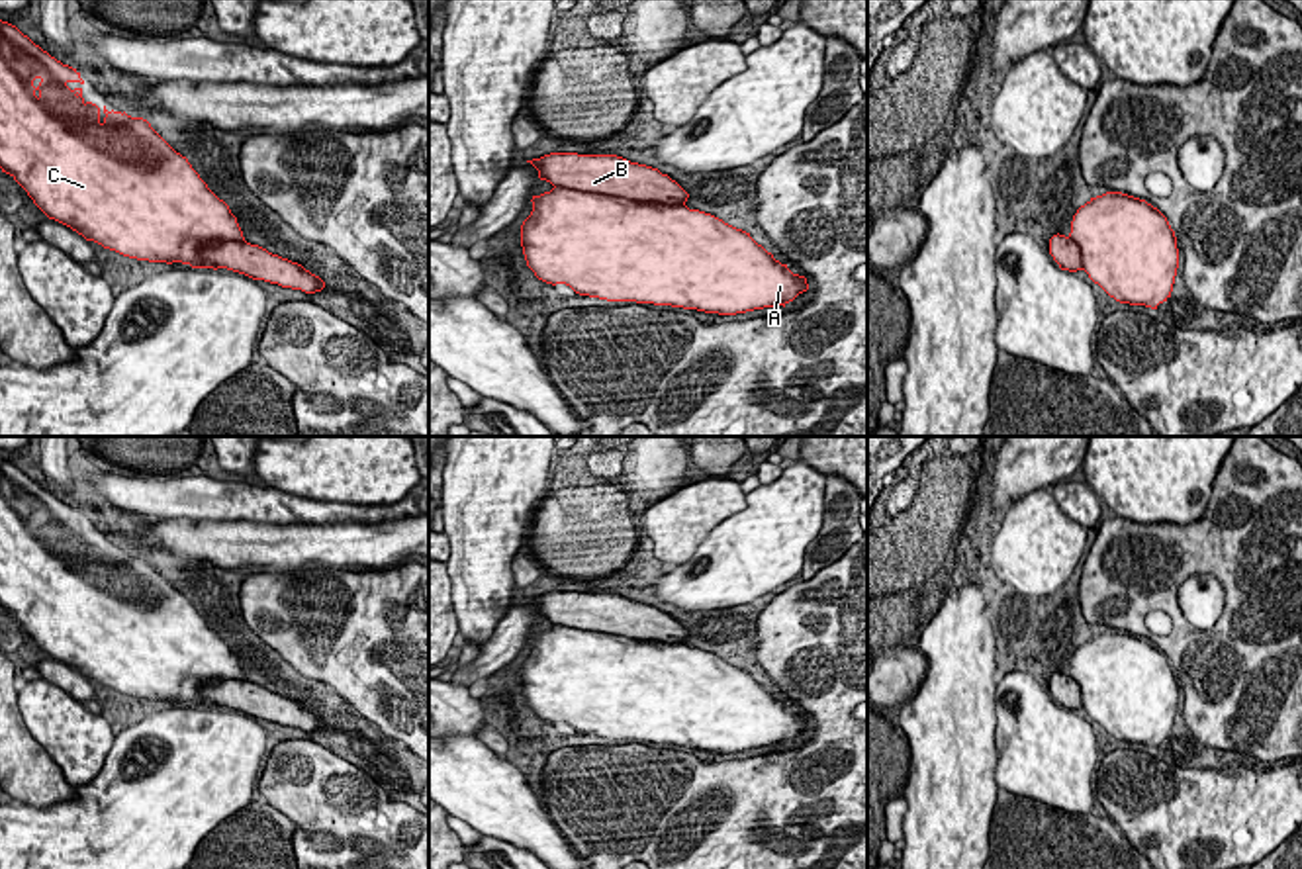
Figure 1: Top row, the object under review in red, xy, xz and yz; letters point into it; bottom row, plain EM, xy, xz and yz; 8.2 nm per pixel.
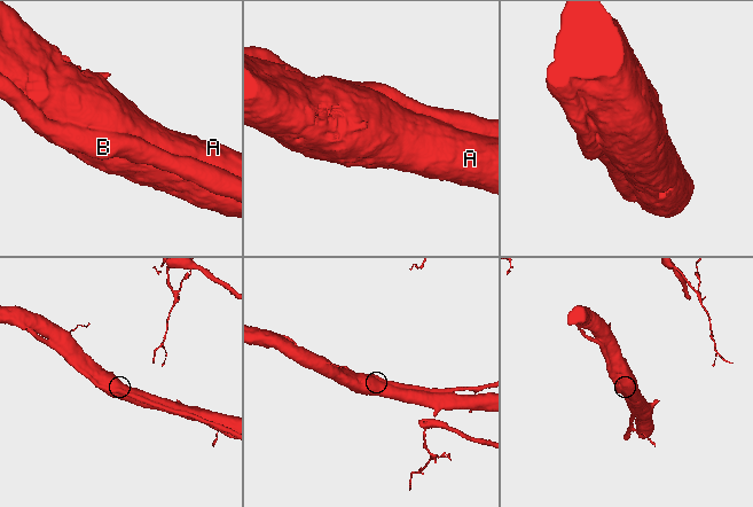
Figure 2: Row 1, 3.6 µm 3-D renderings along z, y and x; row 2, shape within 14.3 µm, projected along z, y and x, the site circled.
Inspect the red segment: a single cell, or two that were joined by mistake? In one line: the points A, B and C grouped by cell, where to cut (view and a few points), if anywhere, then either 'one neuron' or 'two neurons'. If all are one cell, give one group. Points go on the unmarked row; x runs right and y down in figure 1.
A B C; no cut; one neuron

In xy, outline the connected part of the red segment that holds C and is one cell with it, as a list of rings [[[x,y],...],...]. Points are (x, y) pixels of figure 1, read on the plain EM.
[[[0,458],[0,607],[33,642],[86,679],[149,701],[227,707],[253,718],[315,732],[325,720],[302,703],[245,679],[237,656],[186,595],[143,556],[100,548],[82,536],[80,511]]]

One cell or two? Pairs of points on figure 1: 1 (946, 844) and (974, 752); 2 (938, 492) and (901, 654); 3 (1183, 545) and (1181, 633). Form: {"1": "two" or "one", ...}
{"1": "one", "2": "one", "3": "one"}

